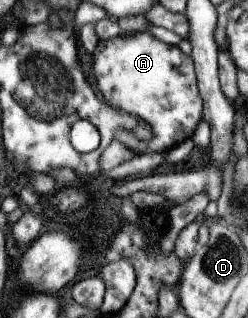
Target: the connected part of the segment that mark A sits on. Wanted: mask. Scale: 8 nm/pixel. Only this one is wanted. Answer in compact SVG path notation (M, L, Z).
M137 31L131 35L101 41L93 55L93 70L96 81L105 100L114 106L123 107L126 112L146 121L152 127L152 138L141 139L134 131L118 129L114 139L123 142L137 154L149 152L168 152L174 146L192 139L204 118L205 101L196 78L197 68L192 54L184 54L180 46L166 44L151 34L150 31Z

